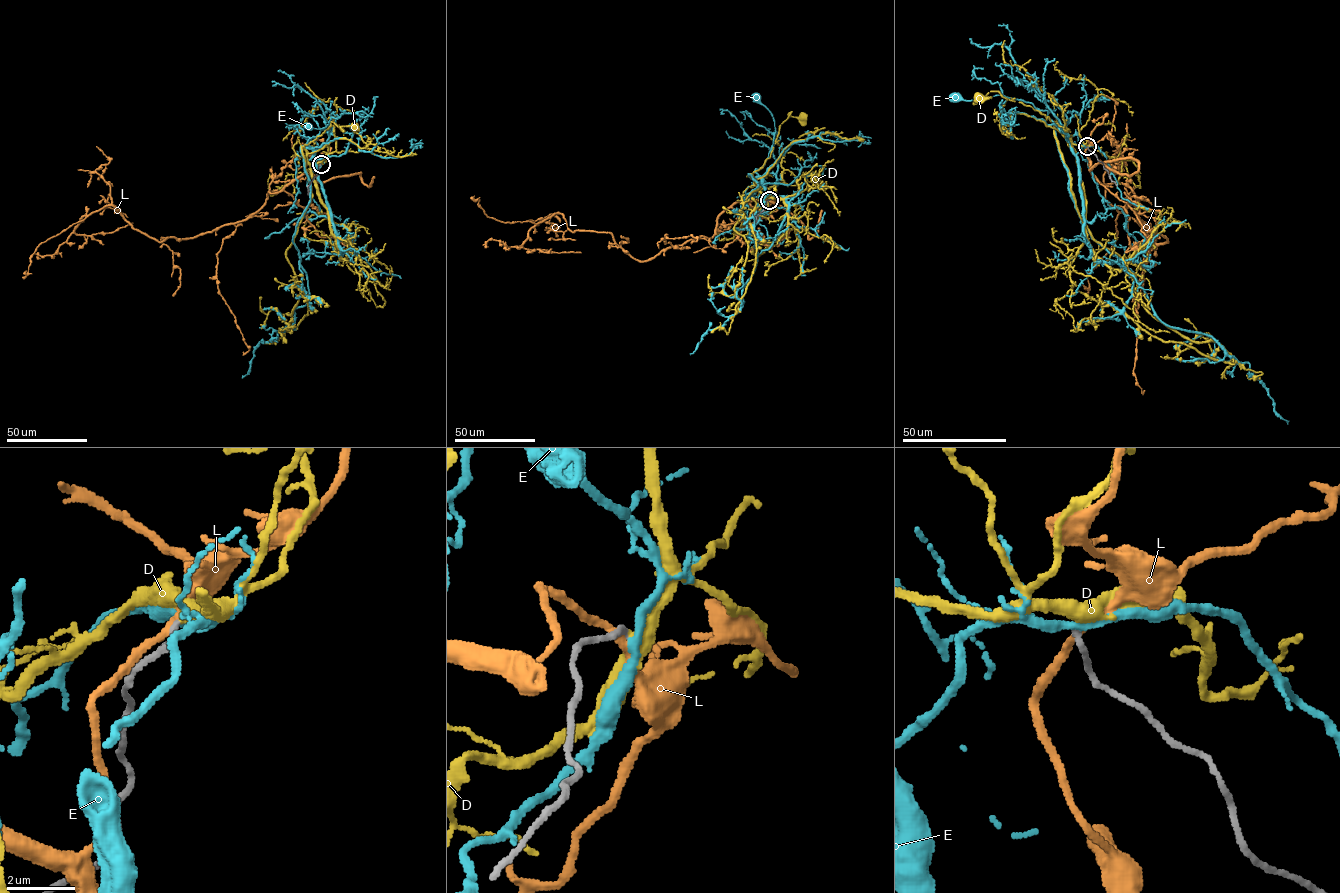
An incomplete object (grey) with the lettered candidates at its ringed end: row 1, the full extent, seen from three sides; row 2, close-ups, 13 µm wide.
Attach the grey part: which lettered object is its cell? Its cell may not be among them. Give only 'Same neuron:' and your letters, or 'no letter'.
Same neuron: D

